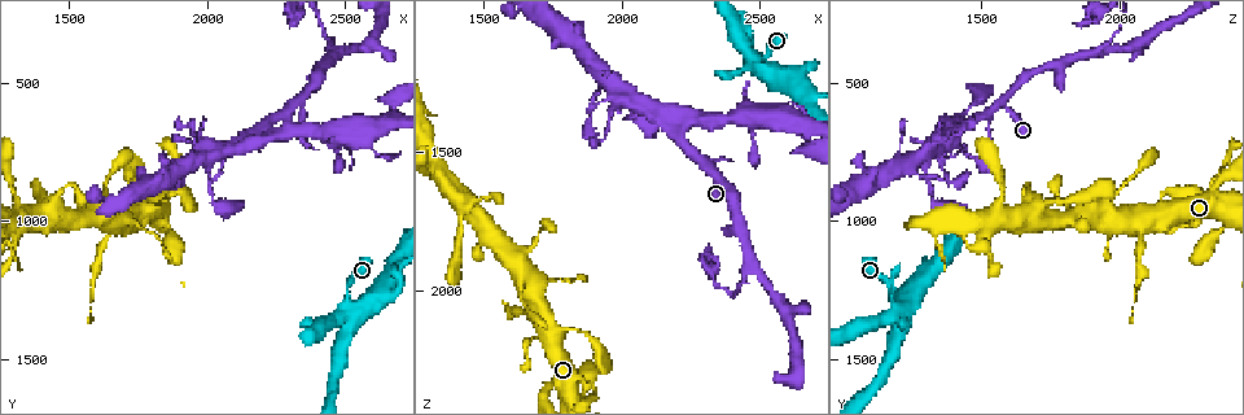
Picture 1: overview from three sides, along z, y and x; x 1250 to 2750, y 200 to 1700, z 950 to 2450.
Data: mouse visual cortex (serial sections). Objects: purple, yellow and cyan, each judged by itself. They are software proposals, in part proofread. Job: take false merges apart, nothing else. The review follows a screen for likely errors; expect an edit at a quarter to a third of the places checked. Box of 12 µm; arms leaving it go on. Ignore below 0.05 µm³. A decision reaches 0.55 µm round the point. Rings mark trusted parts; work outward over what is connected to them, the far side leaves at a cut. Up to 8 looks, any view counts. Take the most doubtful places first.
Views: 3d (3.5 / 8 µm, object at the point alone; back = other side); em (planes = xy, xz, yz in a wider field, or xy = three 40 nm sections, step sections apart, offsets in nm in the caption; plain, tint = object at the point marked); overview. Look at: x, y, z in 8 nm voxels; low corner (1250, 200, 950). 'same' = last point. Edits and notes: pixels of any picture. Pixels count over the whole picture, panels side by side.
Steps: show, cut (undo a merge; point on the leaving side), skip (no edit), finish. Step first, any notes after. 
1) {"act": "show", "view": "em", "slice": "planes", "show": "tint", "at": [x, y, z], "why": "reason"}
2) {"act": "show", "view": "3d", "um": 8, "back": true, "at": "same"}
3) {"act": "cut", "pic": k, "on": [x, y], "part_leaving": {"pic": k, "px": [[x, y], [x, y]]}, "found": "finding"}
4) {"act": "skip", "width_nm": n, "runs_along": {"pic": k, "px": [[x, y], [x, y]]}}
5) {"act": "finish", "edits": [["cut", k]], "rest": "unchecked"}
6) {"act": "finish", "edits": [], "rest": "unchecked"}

{"act": "show", "view": "3d", "um": 3.5, "at": [2490, 400, 1930], "why": "two arms in line, one across"}

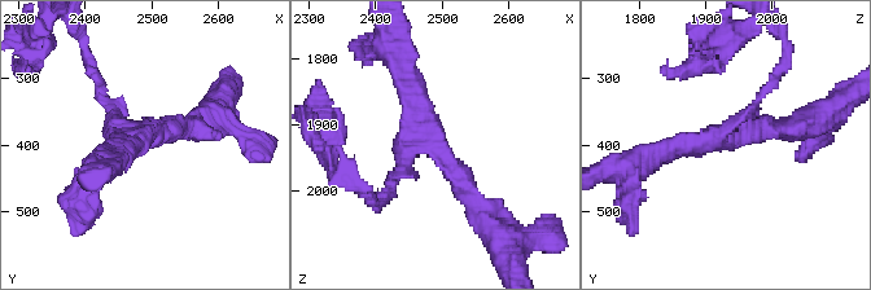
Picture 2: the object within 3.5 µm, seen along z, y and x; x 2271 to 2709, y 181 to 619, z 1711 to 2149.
{"act": "show", "view": "em", "slice": "xy", "step": 3, "show": "tint", "at": [2485, 385, 1925], "arms": 3, "arm_widths_nm": [150, 250, 300]}

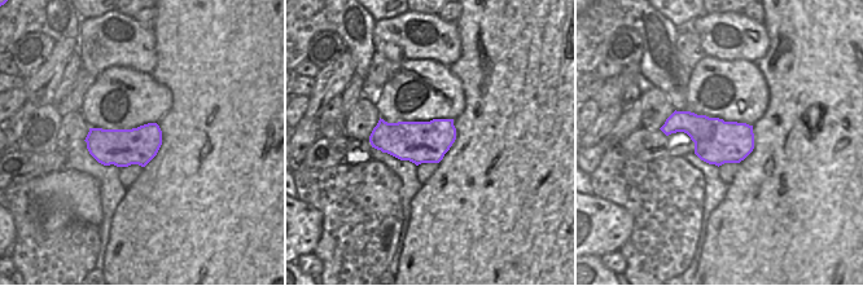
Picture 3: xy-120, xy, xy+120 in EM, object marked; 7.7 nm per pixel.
{"act": "cut", "pic": 2, "on": [93, 74], "found": "a second cell is stuck on"}

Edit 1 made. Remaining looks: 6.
{"act": "show", "view": "3d", "um": 8, "at": [2520, 1330, 1190], "why": "four or more arms meet"}

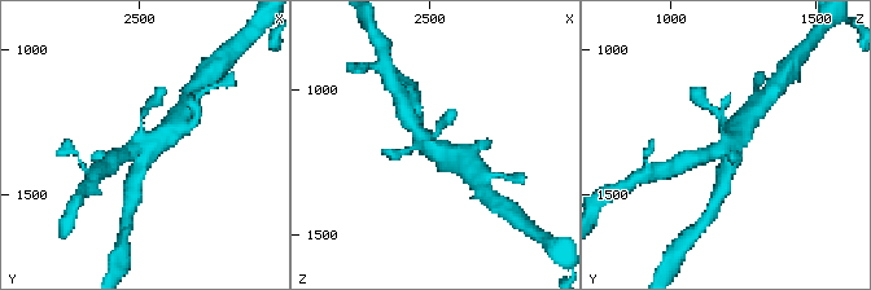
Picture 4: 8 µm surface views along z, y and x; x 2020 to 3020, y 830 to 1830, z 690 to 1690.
{"act": "show", "view": "3d", "um": 3.5, "at": [2510, 1340, 1210], "why": "closer look"}

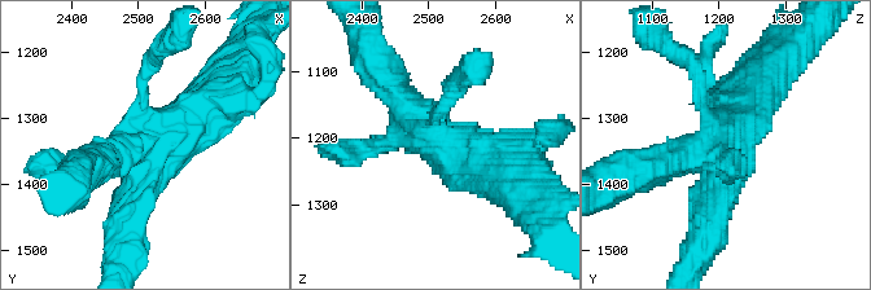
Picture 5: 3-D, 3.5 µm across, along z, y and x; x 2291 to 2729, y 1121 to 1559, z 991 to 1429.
{"act": "show", "view": "em", "slice": "planes", "show": "tint", "at": [2515, 1335, 1205], "why": "now the EM"}

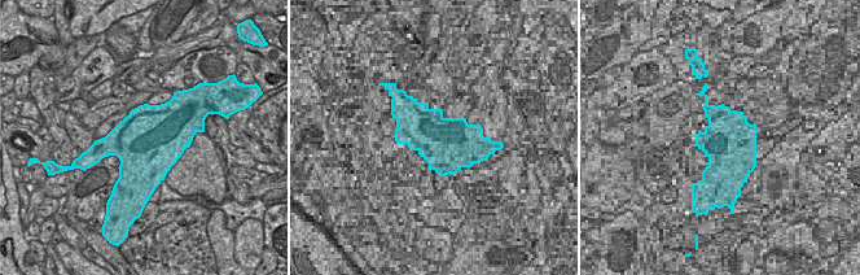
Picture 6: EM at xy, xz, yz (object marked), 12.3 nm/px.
{"act": "skip", "width_nm": 850, "runs_along": {"pic": 5, "px": [[441, 110], [433, 140], [504, 172]]}, "found": "all the same cell"}

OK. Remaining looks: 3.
{"act": "show", "view": "3d", "um": 3.5, "back": true, "at": [1680, 1010, 2080], "why": "arms part here"}

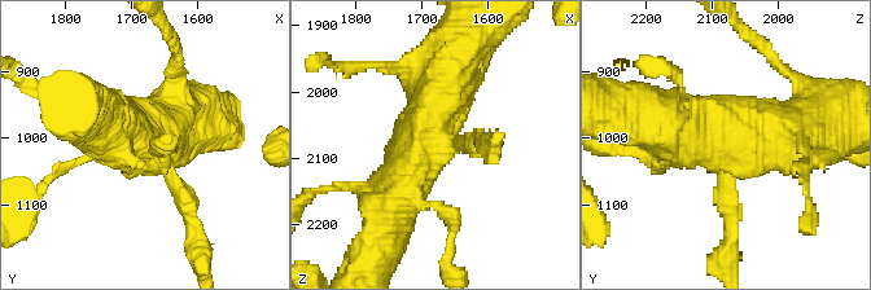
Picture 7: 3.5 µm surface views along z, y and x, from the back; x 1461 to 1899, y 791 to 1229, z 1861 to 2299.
{"act": "show", "view": "em", "slice": "xy", "step": 3, "show": "tint", "at": [1670, 1020, 2080], "arms": 3, "arm_widths_nm": [200, 600, 700]}

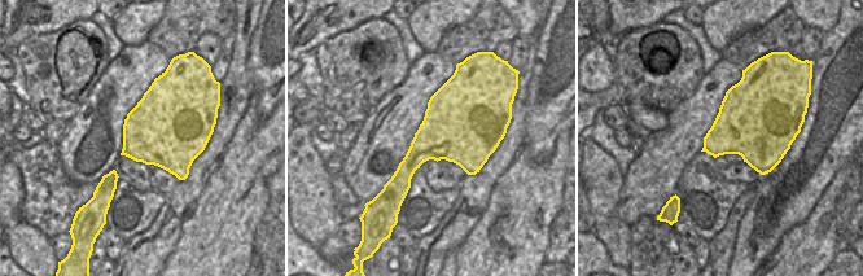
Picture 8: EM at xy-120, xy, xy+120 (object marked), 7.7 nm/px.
{"act": "skip", "width_nm": 550, "runs_along": {"pic": 7, "px": [[388, 216], [443, 64]]}, "found": "all the same cell"}

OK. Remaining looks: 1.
{"act": "finish", "edits": [["cut", 2]], "rest": "unchecked"}

